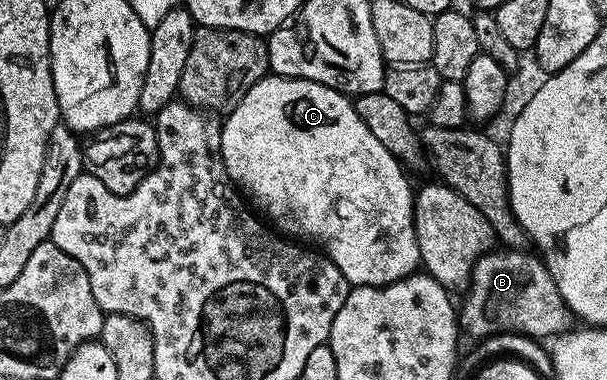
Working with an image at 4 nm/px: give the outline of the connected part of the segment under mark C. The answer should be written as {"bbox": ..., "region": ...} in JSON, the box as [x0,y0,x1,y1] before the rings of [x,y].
{"bbox":[221,72,420,287],"region":[[[271,72],[268,73],[266,78],[261,79],[257,84],[253,84],[253,88],[249,88],[249,92],[245,92],[245,96],[236,101],[226,118],[222,123],[221,152],[223,153],[223,163],[227,169],[227,175],[231,177],[236,187],[250,199],[253,206],[253,201],[255,201],[256,207],[254,206],[254,209],[280,235],[318,248],[339,269],[341,276],[345,276],[345,280],[352,287],[388,286],[397,280],[408,278],[409,275],[420,269],[419,245],[415,235],[413,186],[411,190],[406,176],[403,175],[405,170],[399,159],[391,155],[389,148],[385,148],[385,144],[381,144],[381,140],[377,140],[377,136],[373,136],[373,132],[369,132],[369,128],[365,128],[361,116],[357,116],[352,99],[348,95],[340,94],[338,90],[329,88],[325,84],[317,84],[304,78],[282,78],[280,74]]]}

